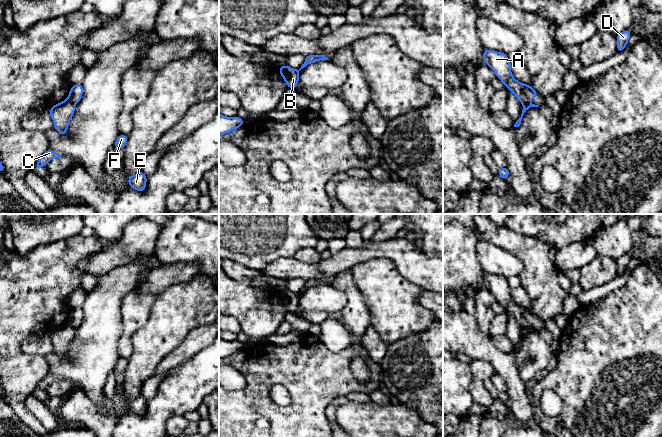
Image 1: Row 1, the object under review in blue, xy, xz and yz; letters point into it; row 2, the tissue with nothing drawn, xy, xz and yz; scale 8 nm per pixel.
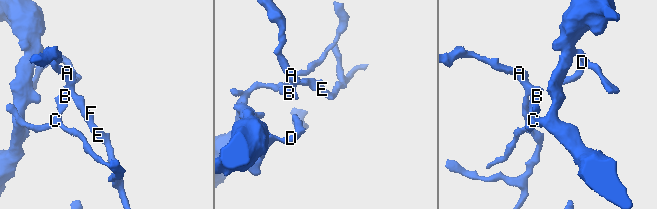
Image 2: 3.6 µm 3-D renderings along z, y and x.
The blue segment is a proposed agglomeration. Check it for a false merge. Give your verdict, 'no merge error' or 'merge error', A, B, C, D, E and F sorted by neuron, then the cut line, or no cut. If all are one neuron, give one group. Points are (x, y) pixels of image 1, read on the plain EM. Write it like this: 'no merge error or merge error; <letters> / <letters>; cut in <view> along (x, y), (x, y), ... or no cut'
merge error; A E F / B C D; cut in xy along (69, 321), (75, 327)

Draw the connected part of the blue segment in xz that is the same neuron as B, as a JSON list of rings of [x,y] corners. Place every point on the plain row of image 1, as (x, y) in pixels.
[[[283,289],[279,291],[279,296],[288,312],[296,313],[299,306],[299,294]]]

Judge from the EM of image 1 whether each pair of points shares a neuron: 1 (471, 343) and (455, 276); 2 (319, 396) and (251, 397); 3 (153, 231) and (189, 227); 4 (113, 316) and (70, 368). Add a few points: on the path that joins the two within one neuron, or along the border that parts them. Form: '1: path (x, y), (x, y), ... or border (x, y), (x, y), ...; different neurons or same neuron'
1: border (463, 309), (453, 312); different neurons
2: path (302, 410), (300, 412), (268, 412); same neuron
3: border (162, 226), (154, 250); different neurons
4: path (100, 329), (95, 344), (83, 356); same neuron

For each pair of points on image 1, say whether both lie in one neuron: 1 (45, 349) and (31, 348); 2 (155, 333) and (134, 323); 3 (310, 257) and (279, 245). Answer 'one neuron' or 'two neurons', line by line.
1: one neuron
2: two neurons
3: two neurons

